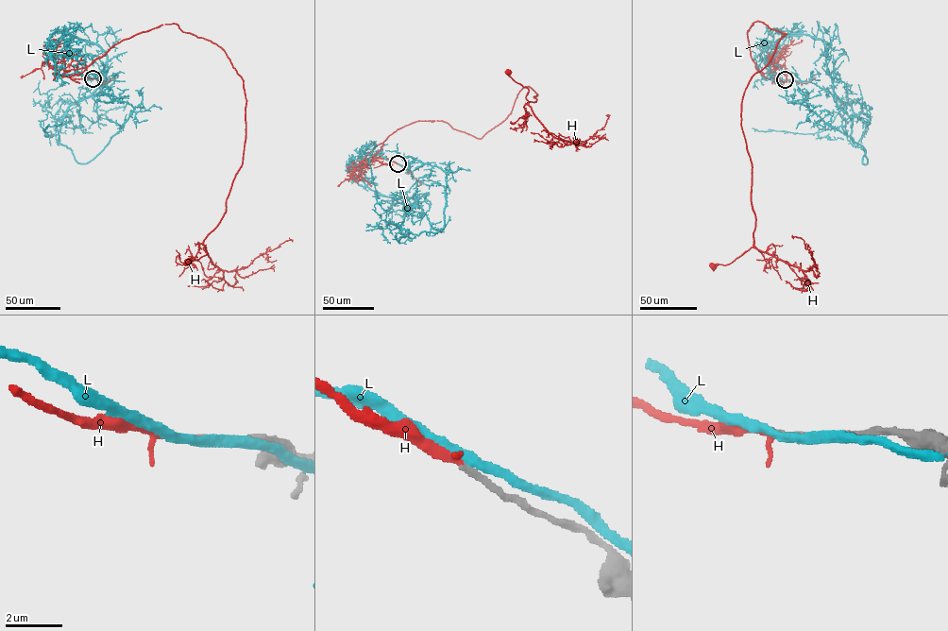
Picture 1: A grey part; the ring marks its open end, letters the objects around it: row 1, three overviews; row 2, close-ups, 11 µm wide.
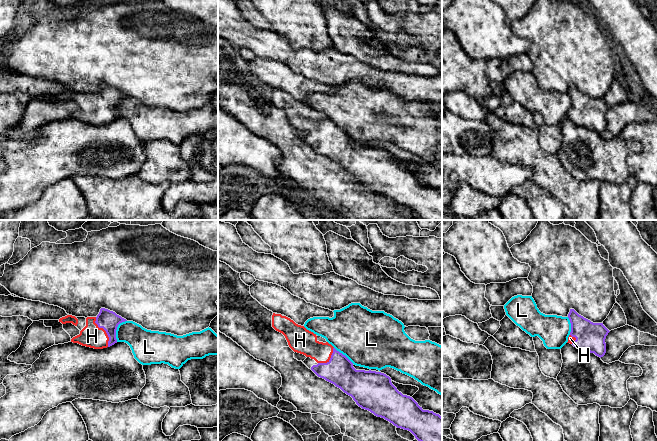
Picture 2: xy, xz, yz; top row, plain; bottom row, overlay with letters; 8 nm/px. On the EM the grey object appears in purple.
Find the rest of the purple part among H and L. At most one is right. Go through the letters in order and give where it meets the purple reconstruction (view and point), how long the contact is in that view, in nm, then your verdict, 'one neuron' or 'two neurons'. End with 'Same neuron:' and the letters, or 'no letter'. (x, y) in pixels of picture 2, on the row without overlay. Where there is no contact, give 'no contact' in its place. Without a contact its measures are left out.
H: xy (105, 106) | 260 nm | one neuron
L: xy (116, 105) | 190 nm | two neurons
Same neuron: H

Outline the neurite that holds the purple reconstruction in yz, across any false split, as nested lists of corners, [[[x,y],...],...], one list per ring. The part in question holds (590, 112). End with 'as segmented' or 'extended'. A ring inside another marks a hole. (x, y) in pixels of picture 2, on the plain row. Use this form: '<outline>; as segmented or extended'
[[[570,85],[568,94],[571,99],[571,108],[568,118],[577,125],[588,126],[598,133],[606,129],[605,115],[610,108],[603,99],[593,99]]]; extended

